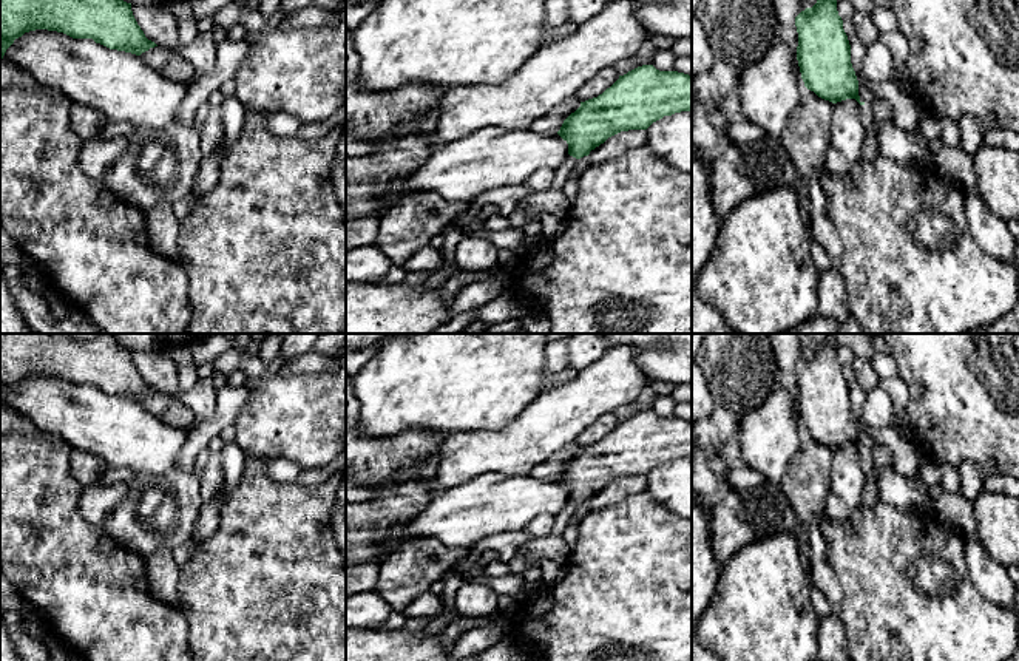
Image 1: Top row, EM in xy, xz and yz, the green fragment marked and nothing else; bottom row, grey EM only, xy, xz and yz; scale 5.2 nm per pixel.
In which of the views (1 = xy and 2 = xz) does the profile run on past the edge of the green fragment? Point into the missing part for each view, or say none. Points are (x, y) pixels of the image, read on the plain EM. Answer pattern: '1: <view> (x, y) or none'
1: none
2: none

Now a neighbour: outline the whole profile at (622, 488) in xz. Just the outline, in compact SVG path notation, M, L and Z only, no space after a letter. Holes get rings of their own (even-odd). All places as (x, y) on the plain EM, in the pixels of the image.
M645 476L621 477L608 483L604 490L590 497L590 510L602 510L608 505L616 505L625 499L641 494L647 490Z

